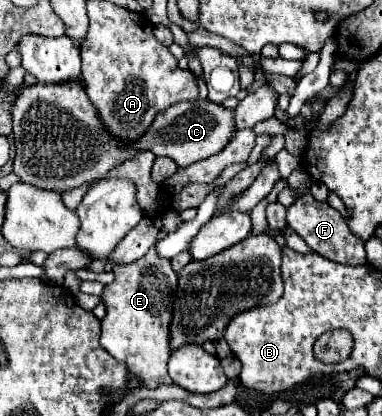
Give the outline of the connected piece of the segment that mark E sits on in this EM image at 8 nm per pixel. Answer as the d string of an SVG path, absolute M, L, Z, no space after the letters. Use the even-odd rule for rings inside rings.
M155 249L135 263L113 267L115 281L105 287L107 315L101 321L101 347L117 361L125 363L131 377L139 379L141 387L157 389L171 385L167 361L171 355L171 319L177 291L177 275L169 259L159 259Z

